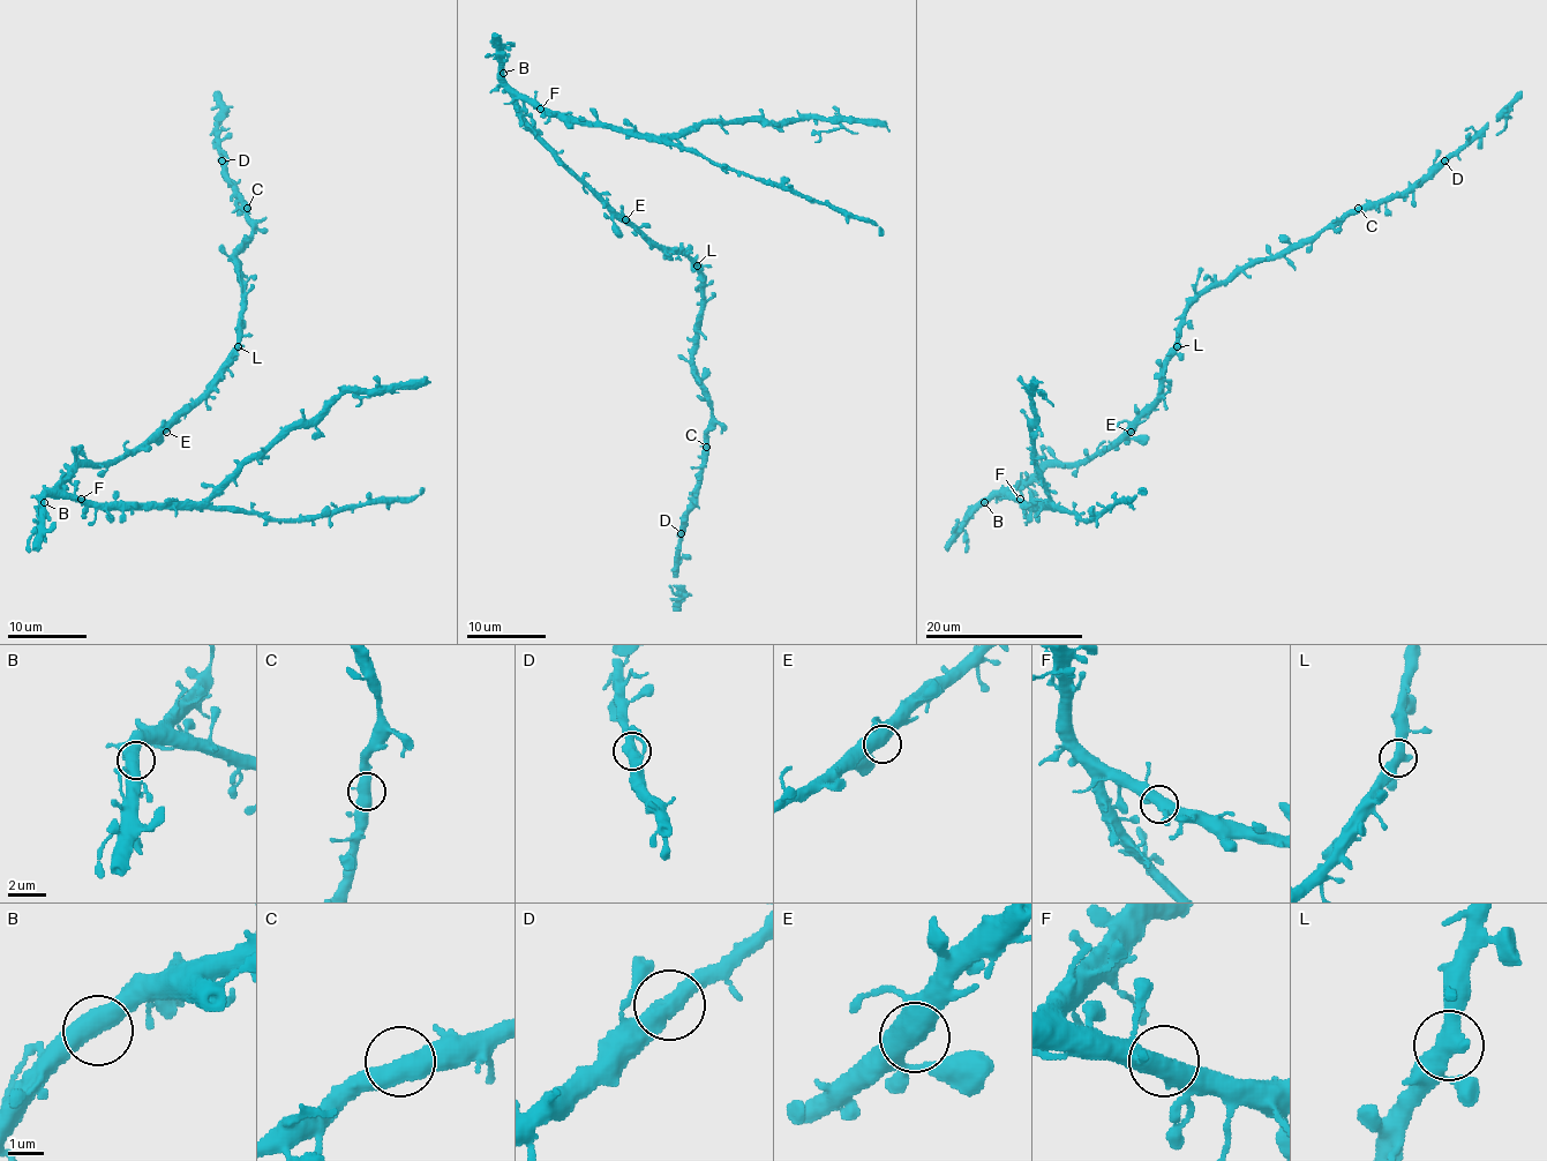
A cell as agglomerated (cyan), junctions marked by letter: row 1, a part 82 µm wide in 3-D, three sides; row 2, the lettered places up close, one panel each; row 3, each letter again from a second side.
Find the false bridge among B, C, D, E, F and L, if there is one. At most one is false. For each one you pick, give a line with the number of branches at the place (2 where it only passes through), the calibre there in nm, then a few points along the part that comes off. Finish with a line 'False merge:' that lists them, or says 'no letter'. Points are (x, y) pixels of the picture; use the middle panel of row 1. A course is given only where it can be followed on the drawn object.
False merge: no letter

